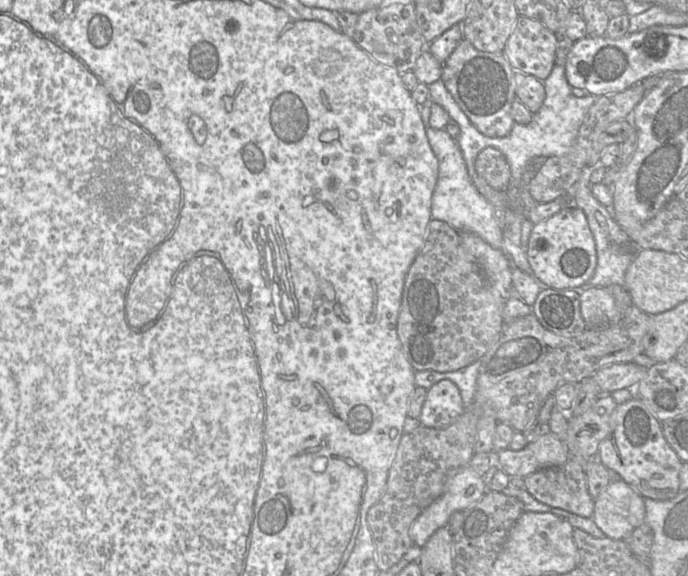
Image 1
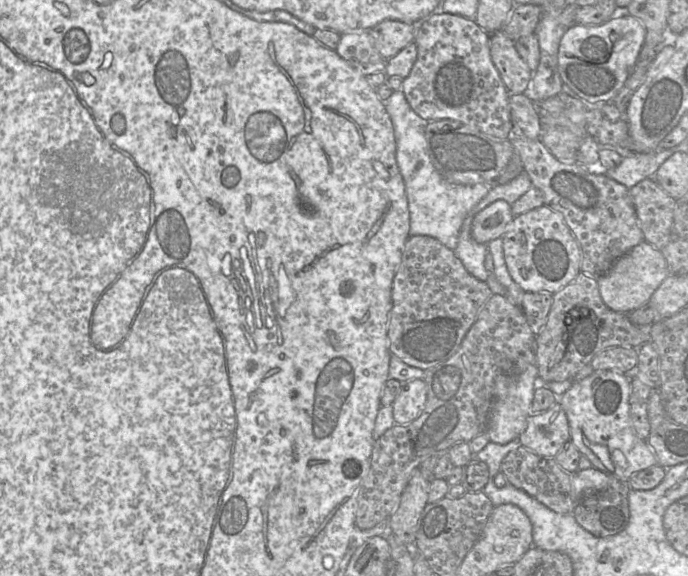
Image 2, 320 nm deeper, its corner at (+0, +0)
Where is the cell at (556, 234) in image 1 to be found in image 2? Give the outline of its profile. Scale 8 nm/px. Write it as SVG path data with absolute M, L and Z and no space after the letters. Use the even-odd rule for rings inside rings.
M547 206L514 216L501 238L508 272L524 292L554 294L580 273L580 246L563 216Z

